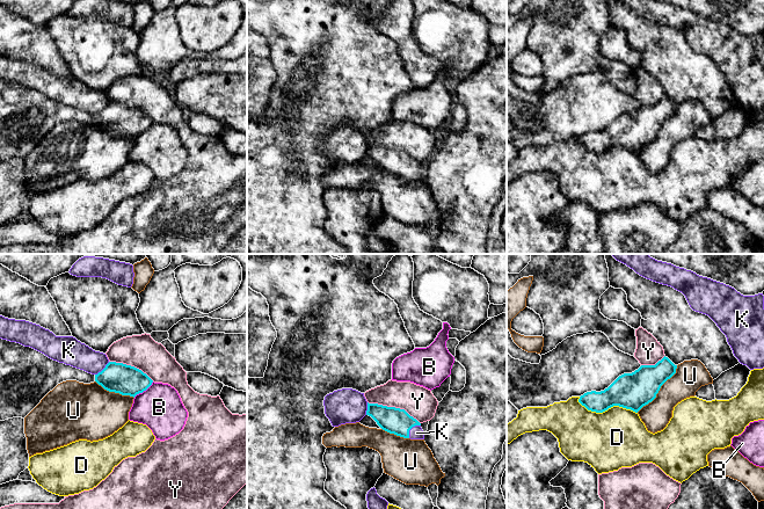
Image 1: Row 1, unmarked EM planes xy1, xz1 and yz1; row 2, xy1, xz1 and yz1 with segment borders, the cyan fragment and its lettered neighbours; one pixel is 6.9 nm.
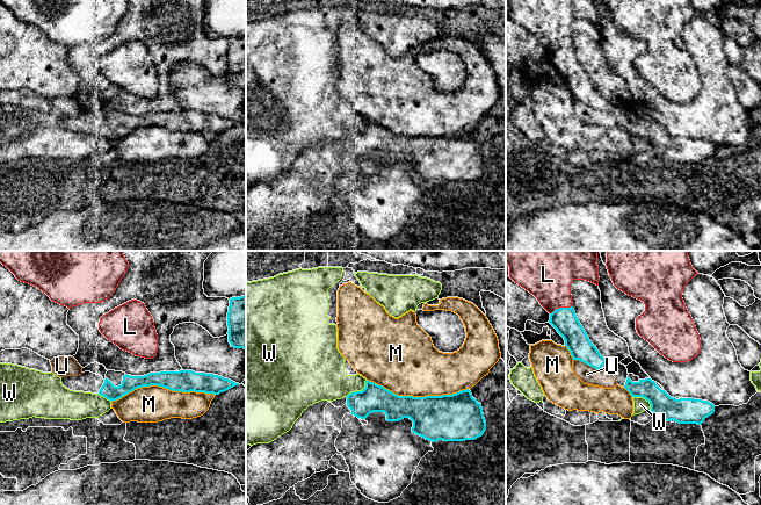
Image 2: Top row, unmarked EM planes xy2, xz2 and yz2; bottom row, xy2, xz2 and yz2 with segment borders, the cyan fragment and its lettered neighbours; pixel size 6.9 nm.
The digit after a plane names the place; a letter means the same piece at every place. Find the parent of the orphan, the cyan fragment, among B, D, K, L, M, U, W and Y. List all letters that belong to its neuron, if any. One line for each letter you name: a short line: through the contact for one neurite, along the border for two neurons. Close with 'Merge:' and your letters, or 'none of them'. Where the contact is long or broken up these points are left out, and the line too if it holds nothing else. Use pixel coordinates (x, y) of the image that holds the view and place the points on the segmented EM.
Merge: K

